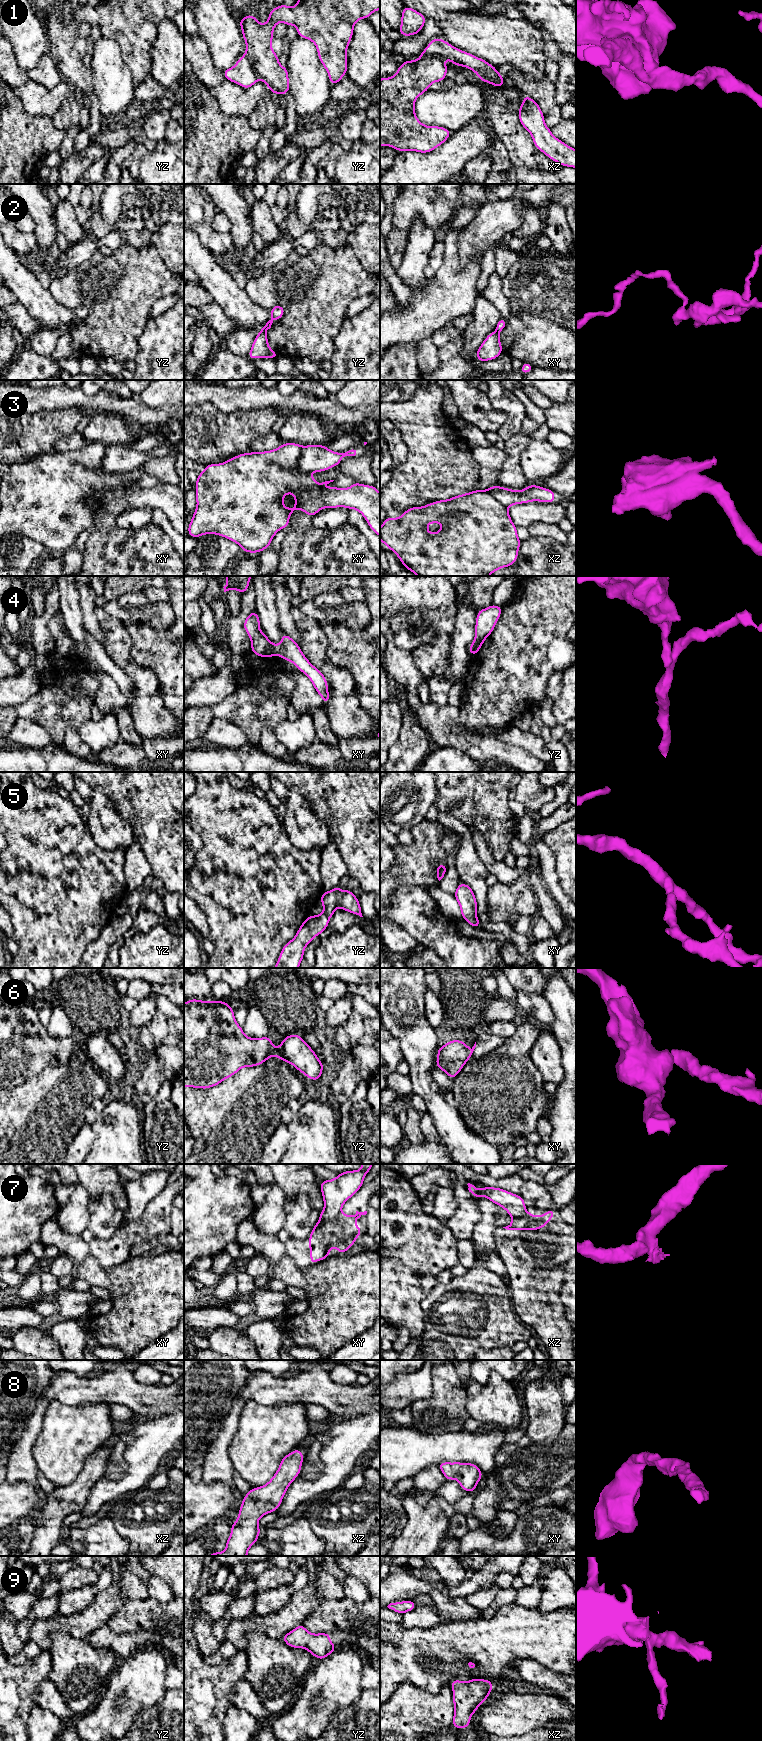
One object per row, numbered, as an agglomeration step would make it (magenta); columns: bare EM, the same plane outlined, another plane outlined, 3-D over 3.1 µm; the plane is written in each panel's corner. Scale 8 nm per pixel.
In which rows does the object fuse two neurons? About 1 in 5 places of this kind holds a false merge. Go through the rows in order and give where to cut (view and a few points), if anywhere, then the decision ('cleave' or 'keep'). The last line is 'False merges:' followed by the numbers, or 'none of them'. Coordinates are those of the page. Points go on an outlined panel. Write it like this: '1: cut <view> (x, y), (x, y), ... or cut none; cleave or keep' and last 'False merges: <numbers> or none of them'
1: cut yz (245, 54), (260, 79); cleave
2: cut yz (261, 330), (265, 331); cleave
3: cut none; keep
4: cut xy (273, 645), (275, 653); cleave
5: cut none; keep
6: cut yz (274, 1049), (276, 1055); cleave
7: cut xy (339, 1212), (330, 1219), (318, 1221); cleave
8: cut none; keep
9: cut none; keep
False merges: 1, 2, 4, 6, 7

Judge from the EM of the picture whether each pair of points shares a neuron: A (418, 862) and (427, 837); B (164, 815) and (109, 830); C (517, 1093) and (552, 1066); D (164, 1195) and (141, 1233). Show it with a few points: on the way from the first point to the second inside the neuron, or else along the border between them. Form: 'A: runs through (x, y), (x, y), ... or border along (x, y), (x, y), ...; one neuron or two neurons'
A: runs through (423, 856), (426, 852), (427, 843); one neuron
B: border along (115, 805), (118, 813), (130, 825), (134, 835); two neurons
C: border along (530, 1053), (530, 1058), (544, 1082); two neurons
D: runs through (164, 1205), (164, 1214), (151, 1227); one neuron

